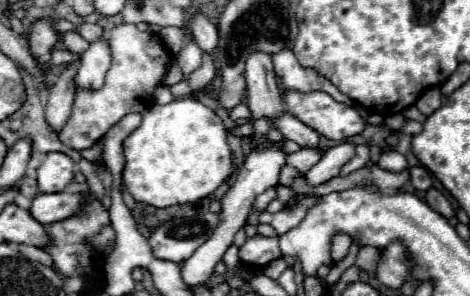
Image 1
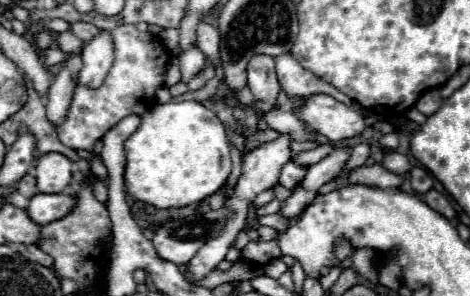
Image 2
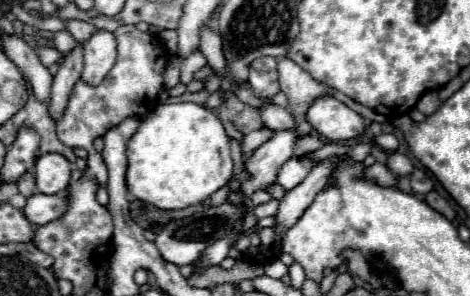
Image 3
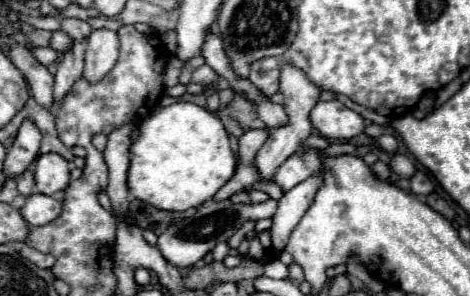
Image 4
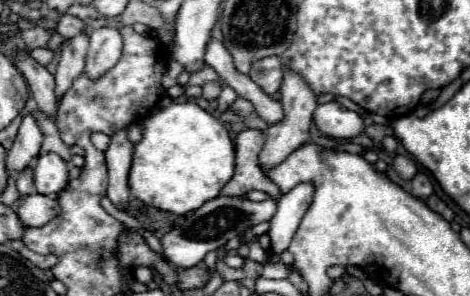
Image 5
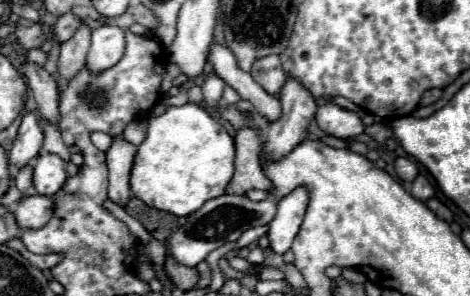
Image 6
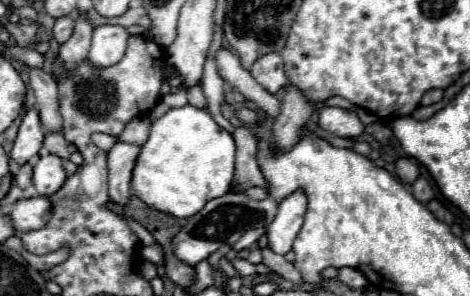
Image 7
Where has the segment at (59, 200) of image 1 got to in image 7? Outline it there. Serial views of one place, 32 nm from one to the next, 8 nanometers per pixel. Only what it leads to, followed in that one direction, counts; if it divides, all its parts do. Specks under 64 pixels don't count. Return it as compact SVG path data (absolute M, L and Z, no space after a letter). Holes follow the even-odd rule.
M36 196L30 200L18 200L10 210L12 226L18 234L44 228L50 220L50 200L44 196Z

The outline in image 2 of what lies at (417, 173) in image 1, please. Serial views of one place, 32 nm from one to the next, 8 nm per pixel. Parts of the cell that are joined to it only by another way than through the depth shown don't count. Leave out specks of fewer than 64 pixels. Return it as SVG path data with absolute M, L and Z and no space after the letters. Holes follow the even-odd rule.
M412 168L410 182L412 182L414 192L418 192L418 194L426 194L432 188L432 176L424 168Z

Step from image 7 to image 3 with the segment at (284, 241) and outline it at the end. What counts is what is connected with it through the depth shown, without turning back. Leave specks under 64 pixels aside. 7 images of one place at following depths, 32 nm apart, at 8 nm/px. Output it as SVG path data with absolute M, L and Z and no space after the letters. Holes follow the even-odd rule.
M340 156L322 160L320 164L316 164L316 168L312 168L312 172L306 176L304 182L300 182L296 188L288 190L286 196L280 200L280 208L276 212L276 226L274 226L274 244L280 246L282 238L286 236L286 232L300 220L300 216L306 212L306 208L312 204L314 196L326 186L328 176L332 174L332 166Z

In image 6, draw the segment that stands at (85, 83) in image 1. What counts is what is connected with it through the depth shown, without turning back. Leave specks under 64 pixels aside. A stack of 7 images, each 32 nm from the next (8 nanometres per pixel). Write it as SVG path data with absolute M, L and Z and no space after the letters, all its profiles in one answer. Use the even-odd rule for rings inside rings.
M100 26L92 32L92 44L88 50L86 64L90 72L102 72L104 68L112 68L122 56L126 48L124 30L118 26Z

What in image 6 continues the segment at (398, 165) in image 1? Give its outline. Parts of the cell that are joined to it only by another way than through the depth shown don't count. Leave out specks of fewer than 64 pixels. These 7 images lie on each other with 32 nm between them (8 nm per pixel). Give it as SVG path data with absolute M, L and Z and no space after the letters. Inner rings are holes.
M406 156L404 158L398 158L394 162L394 170L396 170L396 174L398 174L398 178L402 182L412 182L418 176L416 162L412 162L412 158L406 158Z

